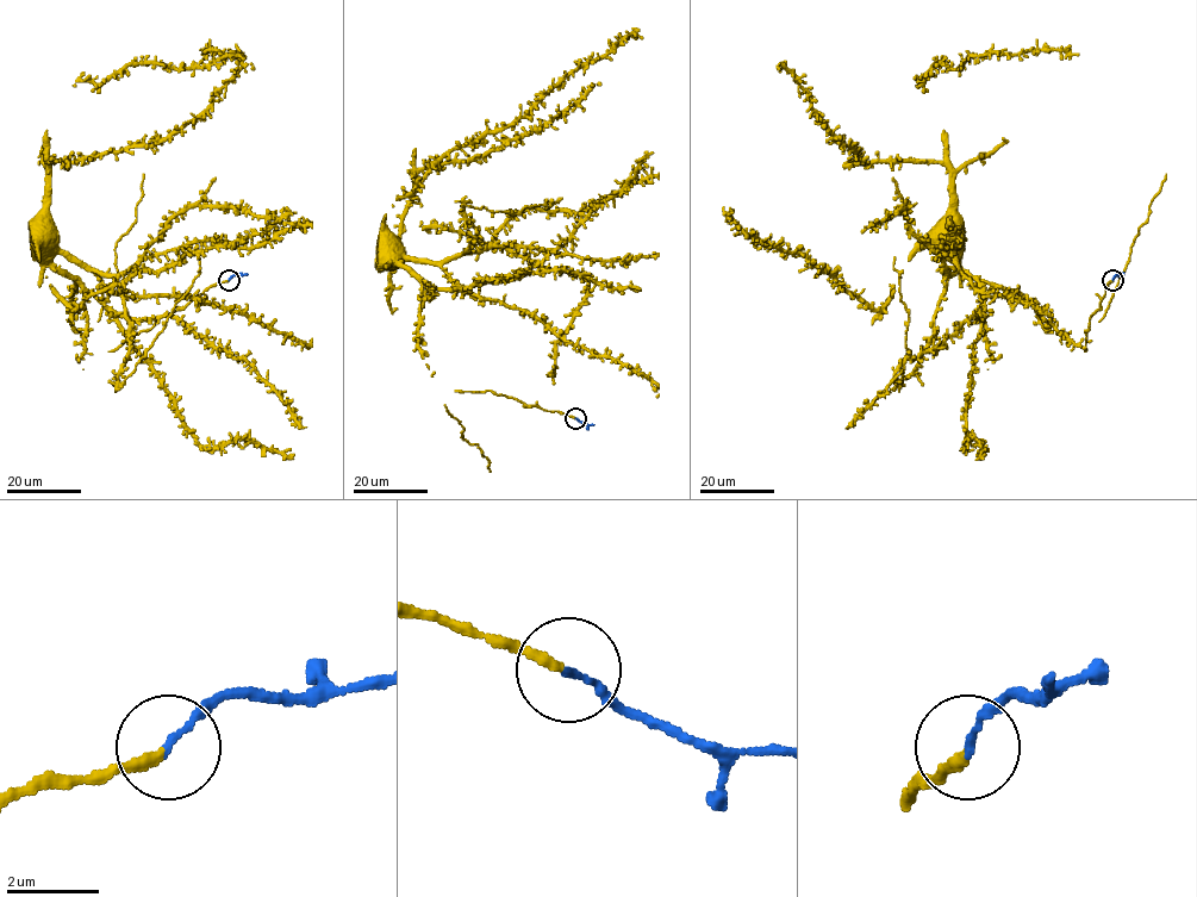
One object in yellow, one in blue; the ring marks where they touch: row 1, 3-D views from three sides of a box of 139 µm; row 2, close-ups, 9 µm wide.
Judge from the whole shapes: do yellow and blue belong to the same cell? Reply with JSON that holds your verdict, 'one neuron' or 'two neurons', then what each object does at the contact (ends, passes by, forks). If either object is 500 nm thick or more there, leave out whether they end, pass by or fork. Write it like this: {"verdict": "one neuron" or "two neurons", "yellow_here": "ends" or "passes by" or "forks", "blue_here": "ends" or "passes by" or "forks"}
{"verdict": "one neuron", "yellow_here": "ends", "blue_here": "ends"}

